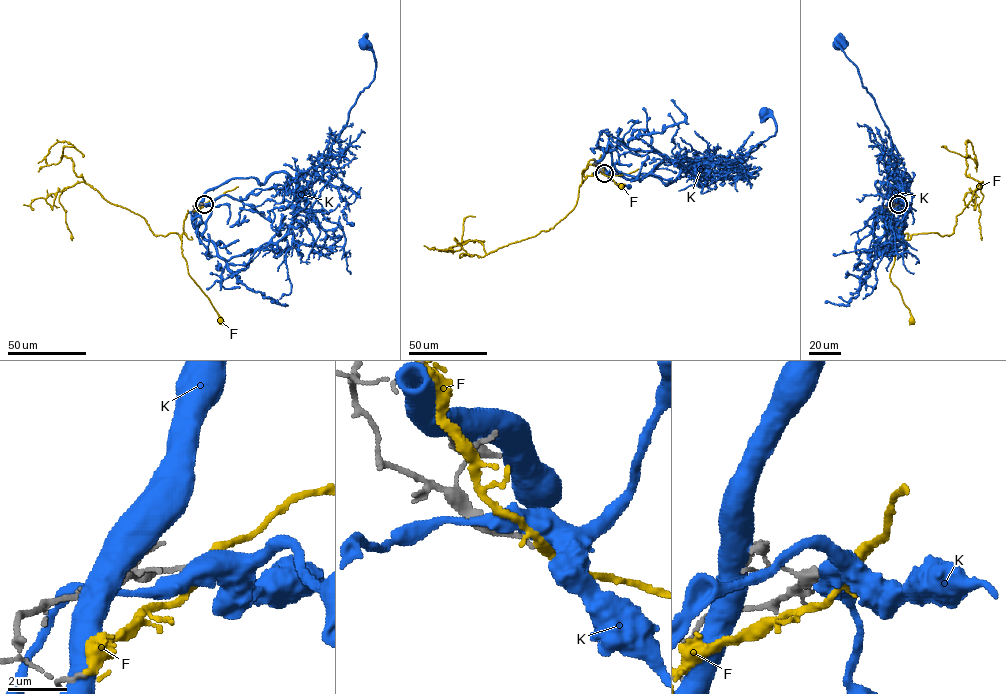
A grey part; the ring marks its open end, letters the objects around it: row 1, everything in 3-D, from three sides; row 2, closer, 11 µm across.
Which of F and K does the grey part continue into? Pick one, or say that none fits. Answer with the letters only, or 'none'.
none

